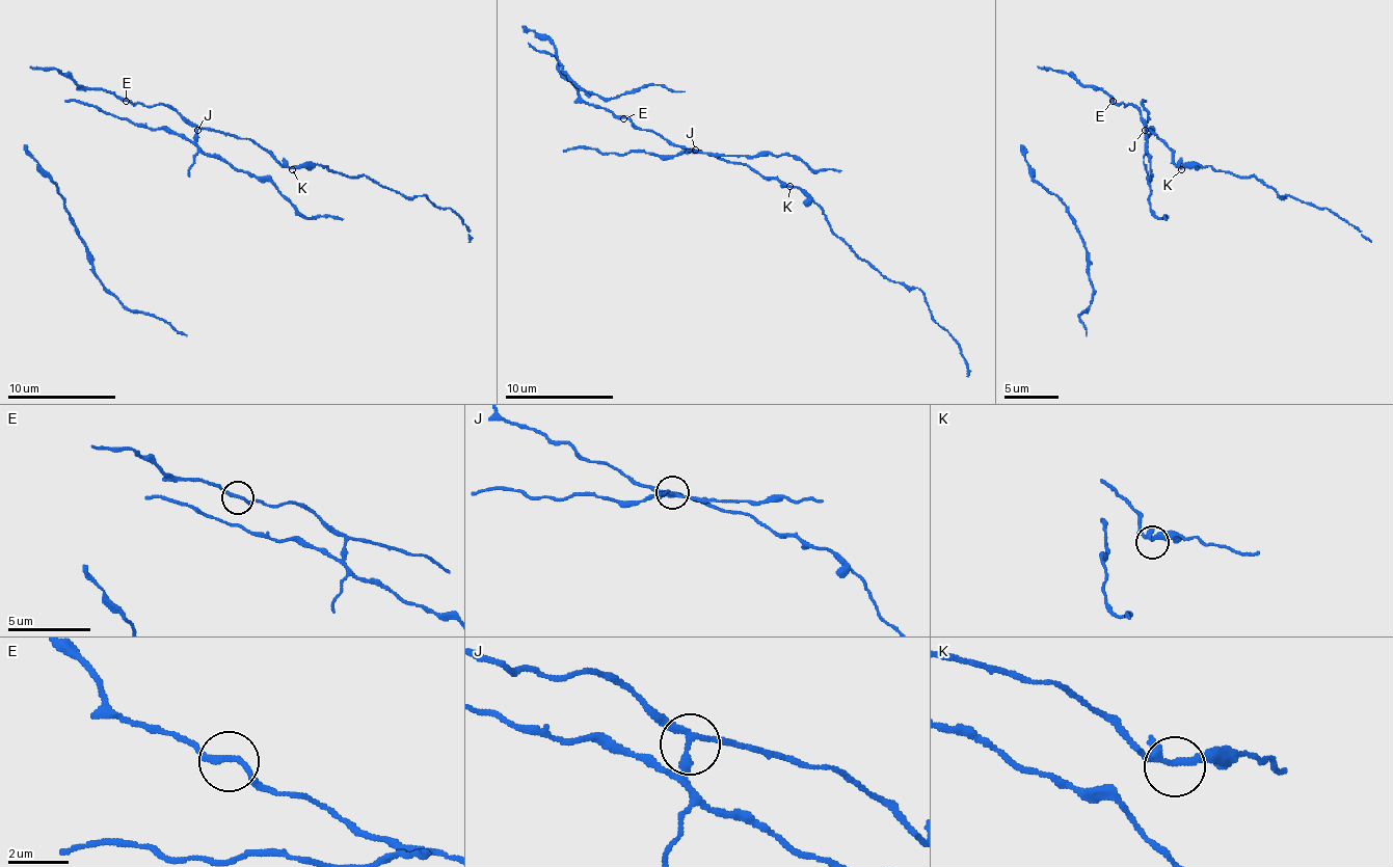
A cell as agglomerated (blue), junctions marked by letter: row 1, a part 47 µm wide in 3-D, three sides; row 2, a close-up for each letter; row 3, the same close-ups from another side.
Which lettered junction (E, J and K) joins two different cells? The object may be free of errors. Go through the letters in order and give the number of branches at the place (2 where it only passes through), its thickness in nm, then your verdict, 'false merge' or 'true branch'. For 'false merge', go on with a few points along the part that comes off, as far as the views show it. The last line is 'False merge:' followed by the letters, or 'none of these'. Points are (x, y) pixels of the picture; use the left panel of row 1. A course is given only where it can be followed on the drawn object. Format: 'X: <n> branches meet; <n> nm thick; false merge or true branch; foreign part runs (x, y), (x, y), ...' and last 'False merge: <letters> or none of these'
E: 2 branches meet; 200 nm thick; true branch
J: 3 branches meet; 200 nm thick; false merge; foreign part runs (196, 131), (196, 144), (205, 153), (216, 153), (238, 169), (265, 178), (302, 215), (344, 218)
K: 3 branches meet; 200 nm thick; true branch
False merge: J

